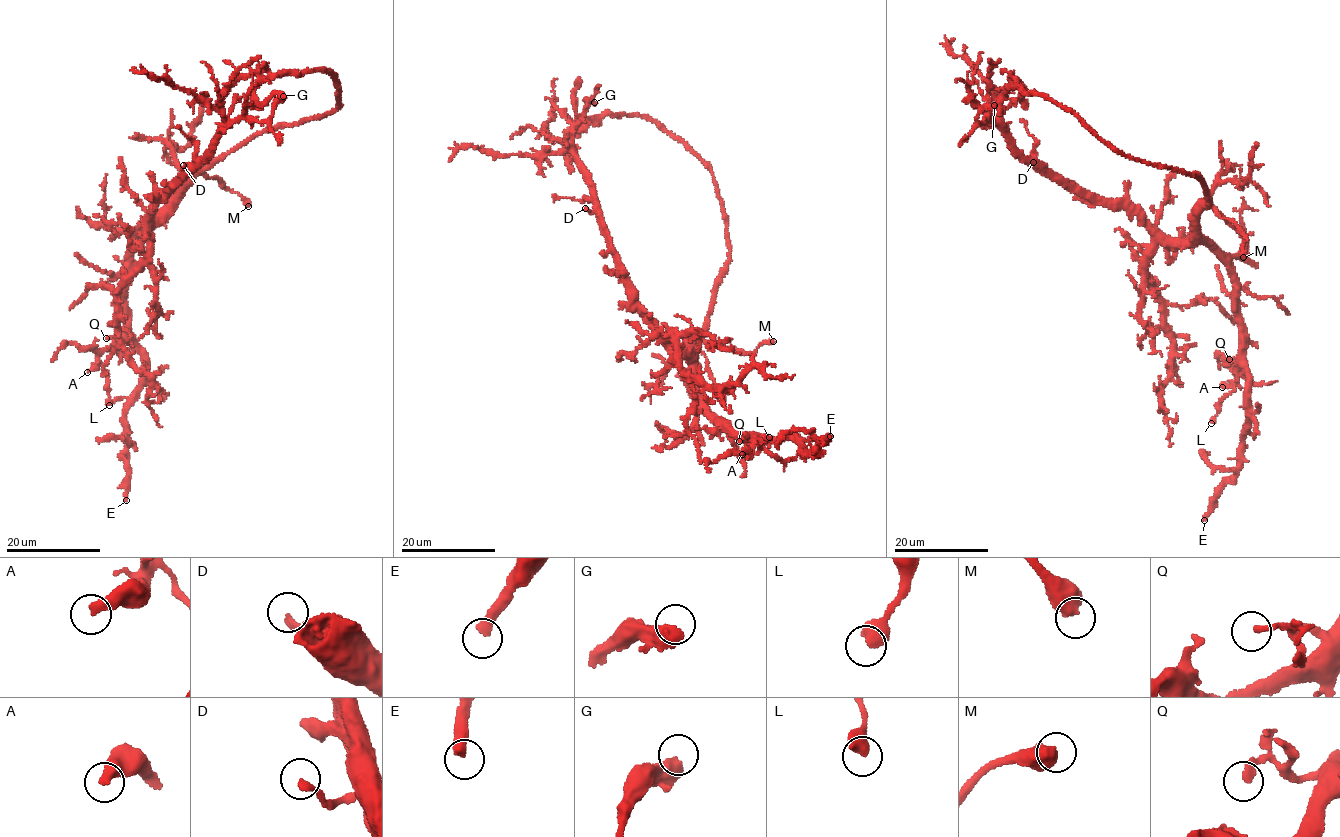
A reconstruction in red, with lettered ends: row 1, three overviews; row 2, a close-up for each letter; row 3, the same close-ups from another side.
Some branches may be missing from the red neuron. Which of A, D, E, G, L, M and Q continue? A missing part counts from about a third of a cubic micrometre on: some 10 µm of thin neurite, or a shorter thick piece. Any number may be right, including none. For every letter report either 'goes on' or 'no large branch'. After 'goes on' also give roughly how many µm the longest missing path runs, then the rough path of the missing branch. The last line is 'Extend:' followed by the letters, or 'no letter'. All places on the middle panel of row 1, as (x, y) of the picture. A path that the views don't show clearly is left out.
A: goes on; missing 8 µm
D: no large branch
E: no large branch
G: no large branch
L: no large branch
M: goes on; missing 90 µm; course (773, 341), (795, 341), (805, 354), (798, 344), (813, 315), (792, 326), (802, 330), (804, 312), (787, 280)
Q: no large branch
Extend: A, M

